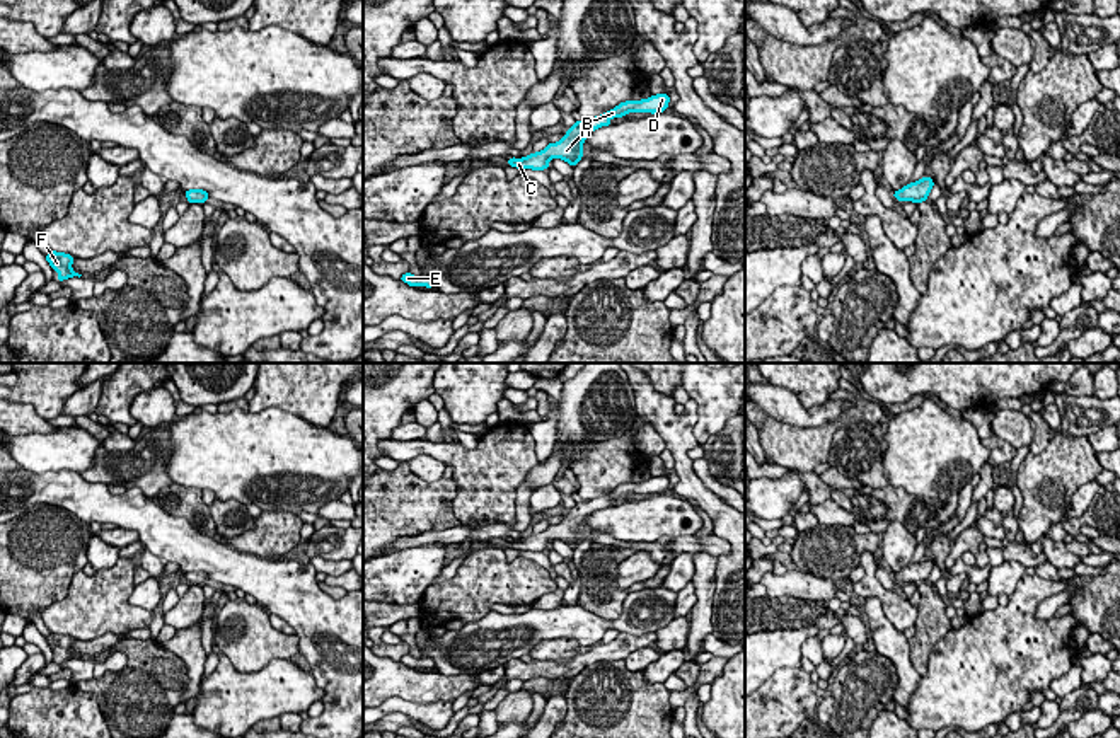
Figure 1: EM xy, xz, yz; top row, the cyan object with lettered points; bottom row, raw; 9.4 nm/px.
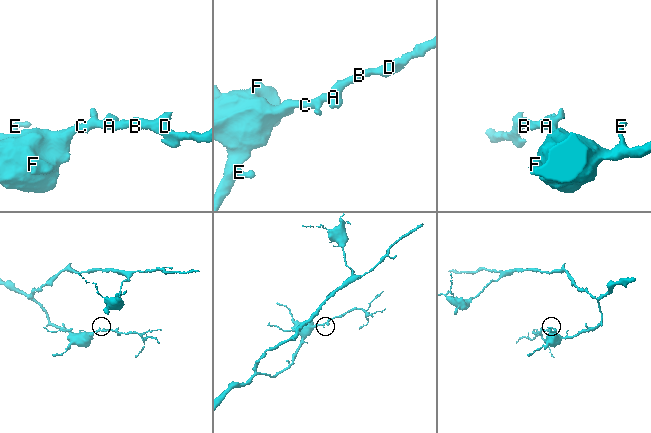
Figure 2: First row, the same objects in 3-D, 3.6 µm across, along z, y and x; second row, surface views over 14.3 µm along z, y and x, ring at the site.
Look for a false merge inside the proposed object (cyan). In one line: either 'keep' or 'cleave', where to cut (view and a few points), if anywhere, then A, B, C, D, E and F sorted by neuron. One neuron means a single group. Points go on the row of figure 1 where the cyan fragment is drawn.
keep; cut none; groups A B C D E F

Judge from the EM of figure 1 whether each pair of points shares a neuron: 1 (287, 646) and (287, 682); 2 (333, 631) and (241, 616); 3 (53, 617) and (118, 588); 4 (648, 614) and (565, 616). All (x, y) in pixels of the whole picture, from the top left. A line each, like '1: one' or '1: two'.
1: two
2: two
3: one
4: one

